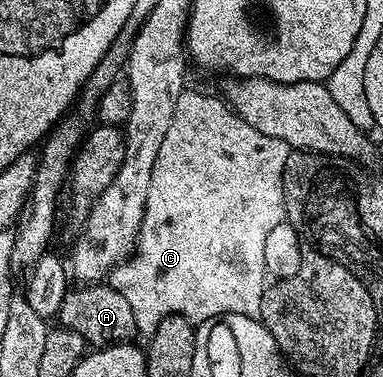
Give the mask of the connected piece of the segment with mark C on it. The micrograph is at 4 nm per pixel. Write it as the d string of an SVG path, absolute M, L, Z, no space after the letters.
M191 89L184 90L178 97L175 102L175 115L172 117L168 133L164 135L155 167L152 169L147 205L143 211L142 228L139 229L136 250L129 258L123 259L118 266L111 268L108 276L109 286L115 287L120 297L124 297L124 301L128 301L128 306L132 308L132 321L136 321L138 335L142 337L154 335L156 325L160 325L160 321L164 321L164 317L169 315L182 315L195 325L205 323L206 320L222 314L243 315L253 319L262 318L262 292L268 283L264 245L268 233L276 225L280 225L286 217L282 178L284 165L292 149L284 141L276 137L268 137L260 133L260 129L252 129L248 121L241 119L219 96L218 99L214 95L205 95L202 91L191 91Z

